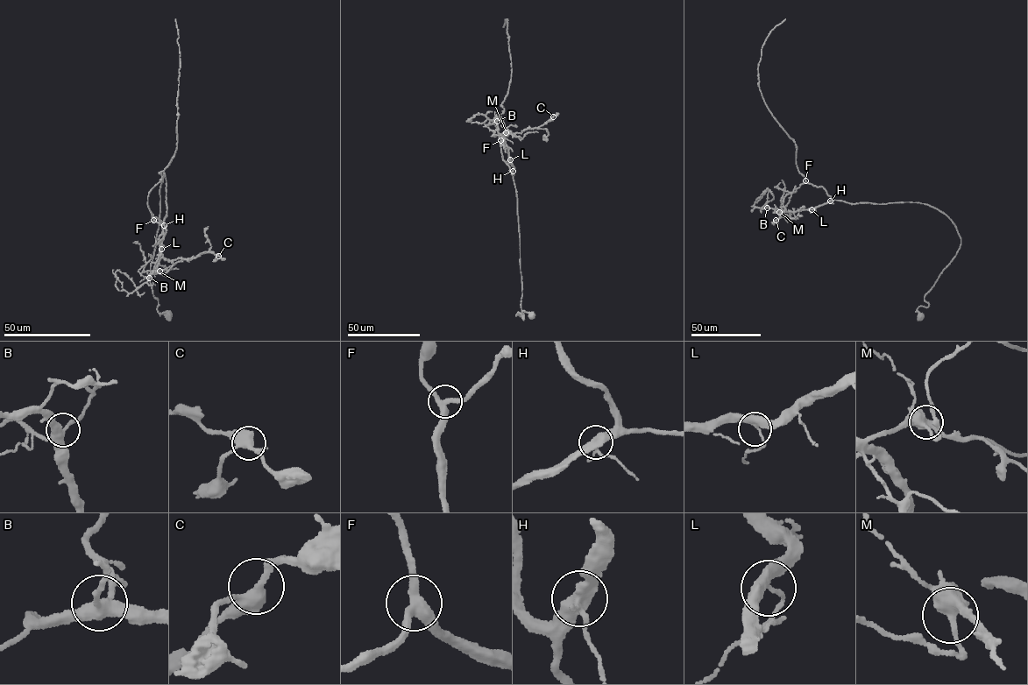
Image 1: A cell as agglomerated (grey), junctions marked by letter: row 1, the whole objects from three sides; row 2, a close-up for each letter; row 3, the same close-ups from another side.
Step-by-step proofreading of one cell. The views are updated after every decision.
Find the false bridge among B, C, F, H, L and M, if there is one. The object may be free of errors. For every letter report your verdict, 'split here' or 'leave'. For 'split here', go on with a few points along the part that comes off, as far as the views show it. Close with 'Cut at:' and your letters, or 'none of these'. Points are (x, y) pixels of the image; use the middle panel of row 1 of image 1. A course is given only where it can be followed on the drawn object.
B: leave
C: leave
F: leave
H: leave
L: leave
M: leave
Cut at: none of these

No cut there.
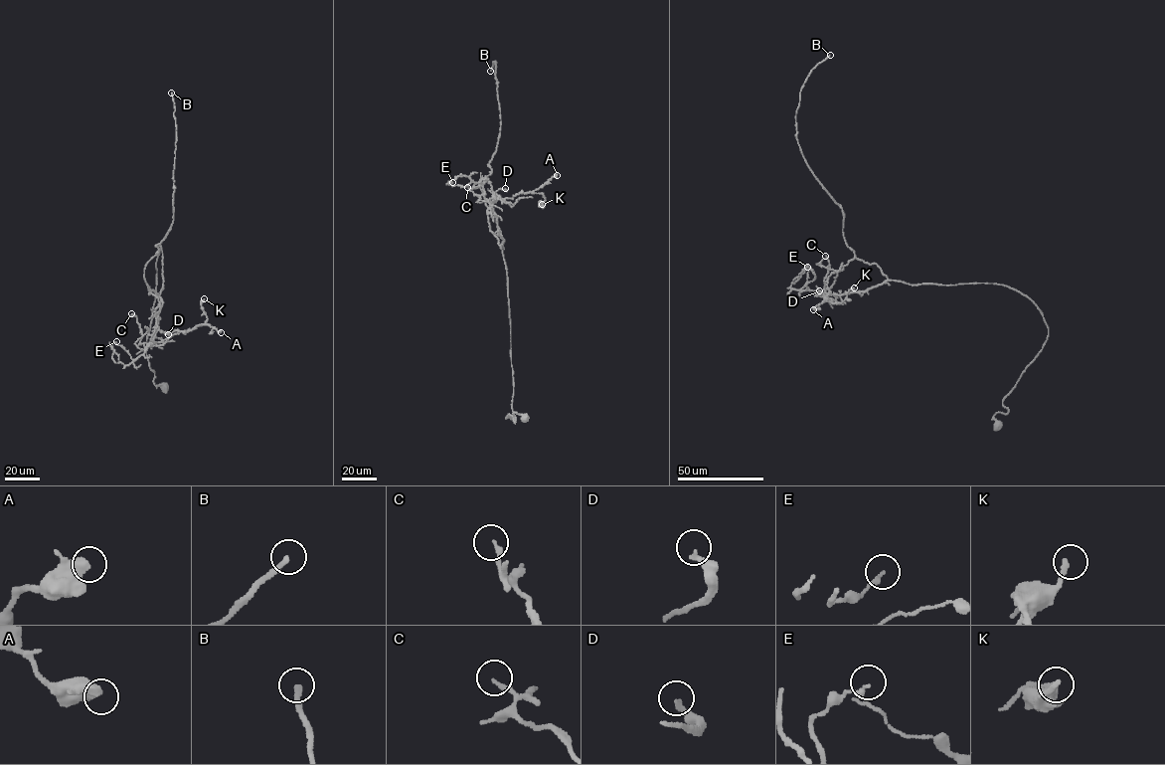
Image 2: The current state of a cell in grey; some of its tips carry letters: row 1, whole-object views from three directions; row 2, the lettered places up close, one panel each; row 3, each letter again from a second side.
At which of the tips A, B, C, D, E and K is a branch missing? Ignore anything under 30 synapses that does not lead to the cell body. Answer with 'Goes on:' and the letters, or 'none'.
Goes on: B

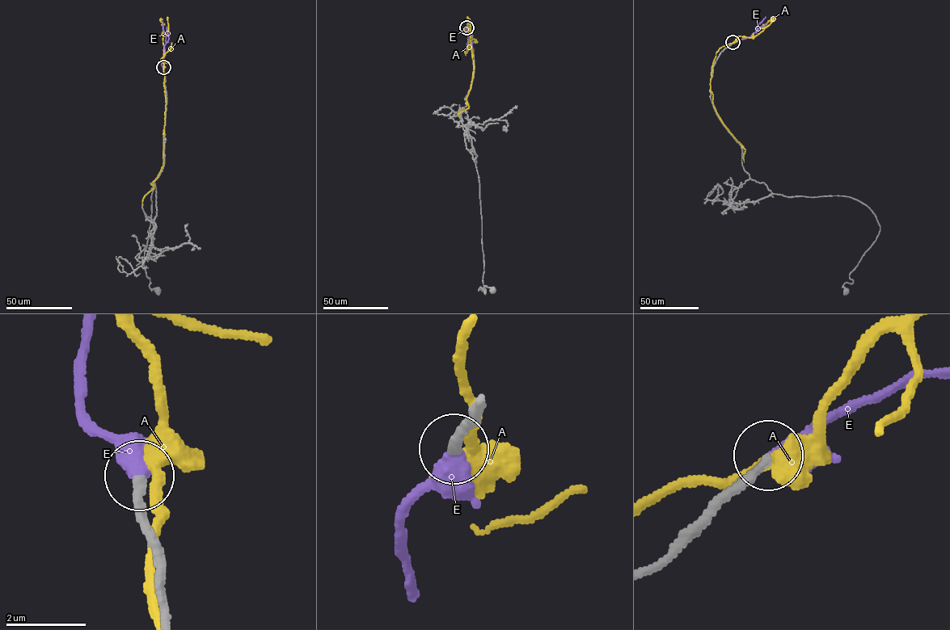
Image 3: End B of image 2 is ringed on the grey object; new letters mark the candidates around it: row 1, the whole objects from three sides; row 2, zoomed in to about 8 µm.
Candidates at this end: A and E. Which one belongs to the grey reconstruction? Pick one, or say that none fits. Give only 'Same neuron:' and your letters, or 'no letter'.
Same neuron: E

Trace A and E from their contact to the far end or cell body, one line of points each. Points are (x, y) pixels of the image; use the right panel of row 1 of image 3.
A: (732, 43), (722, 46), (716, 53), (711, 67), (711, 91), (717, 113), (745, 149), (744, 161)
E: (733, 42), (749, 37), (766, 17)

